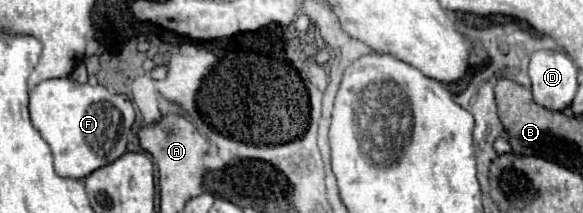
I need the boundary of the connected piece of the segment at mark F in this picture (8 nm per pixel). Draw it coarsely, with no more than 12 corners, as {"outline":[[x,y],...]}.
{"outline":[[54,78],[30,120],[56,174],[84,180],[126,154],[128,96]]}

